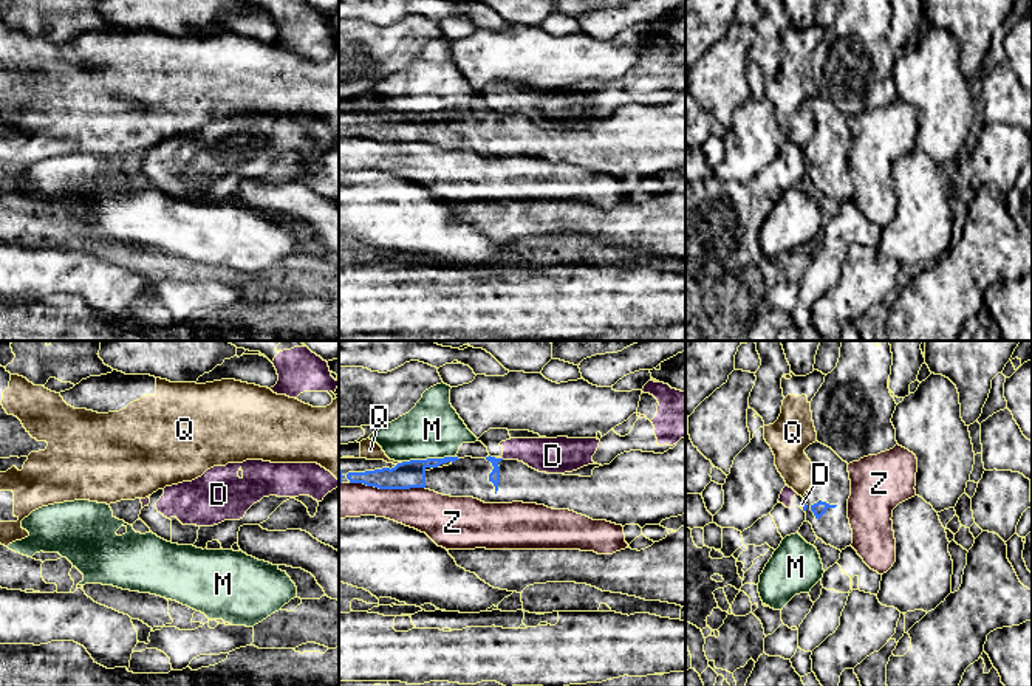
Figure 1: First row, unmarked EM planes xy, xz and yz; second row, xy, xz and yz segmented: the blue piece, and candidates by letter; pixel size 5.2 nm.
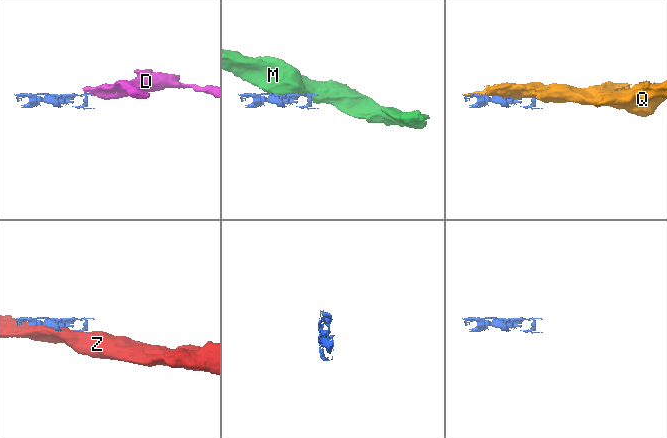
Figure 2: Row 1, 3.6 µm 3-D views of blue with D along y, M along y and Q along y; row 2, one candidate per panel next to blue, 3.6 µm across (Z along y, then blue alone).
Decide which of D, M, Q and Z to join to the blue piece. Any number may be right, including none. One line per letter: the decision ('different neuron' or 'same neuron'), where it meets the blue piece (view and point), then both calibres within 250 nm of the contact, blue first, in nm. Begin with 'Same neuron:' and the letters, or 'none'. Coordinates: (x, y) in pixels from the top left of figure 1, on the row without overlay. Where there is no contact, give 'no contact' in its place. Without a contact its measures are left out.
Same neuron: none
D: different neuron | xz (498, 112) | 60/180 nm
M: different neuron | xz (429, 112) | 140/300 nm
Q: different neuron | xz (399, 116) | 140/100 nm
Z: different neuron | xz (387, 141) | 140/220 nm

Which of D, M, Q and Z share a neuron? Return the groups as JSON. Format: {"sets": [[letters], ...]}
{"sets": [["D"], ["M"], ["Q"], ["Z"]]}

